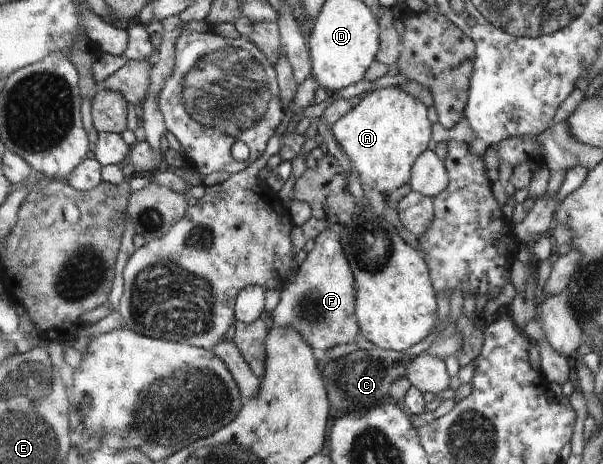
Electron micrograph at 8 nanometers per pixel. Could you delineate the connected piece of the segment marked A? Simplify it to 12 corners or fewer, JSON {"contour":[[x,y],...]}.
{"contour":[[399,86],[361,96],[331,135],[361,187],[410,183],[431,123]]}

